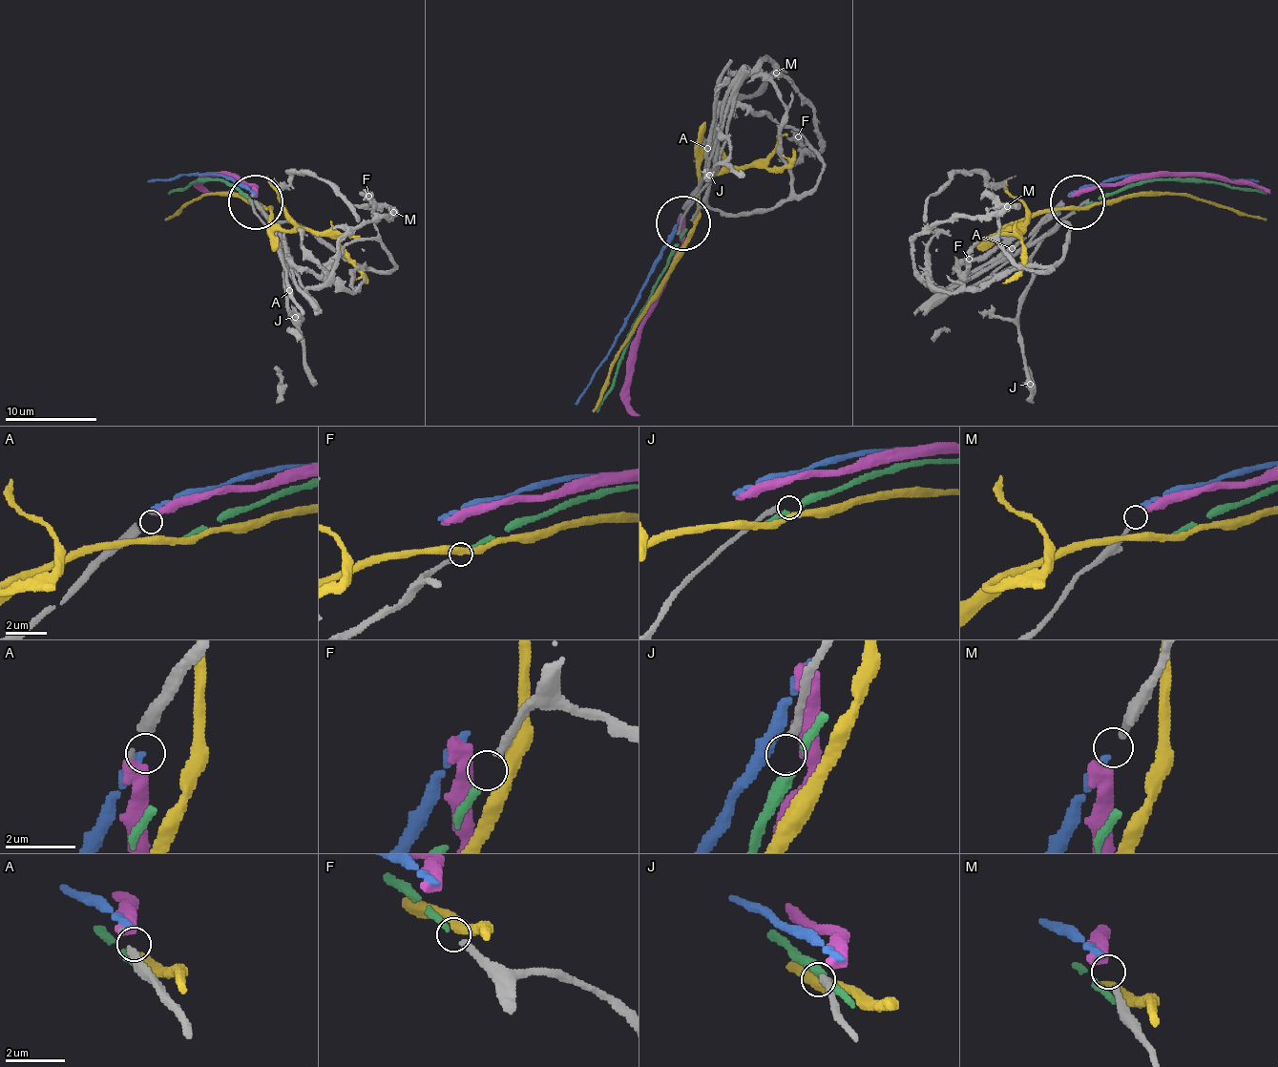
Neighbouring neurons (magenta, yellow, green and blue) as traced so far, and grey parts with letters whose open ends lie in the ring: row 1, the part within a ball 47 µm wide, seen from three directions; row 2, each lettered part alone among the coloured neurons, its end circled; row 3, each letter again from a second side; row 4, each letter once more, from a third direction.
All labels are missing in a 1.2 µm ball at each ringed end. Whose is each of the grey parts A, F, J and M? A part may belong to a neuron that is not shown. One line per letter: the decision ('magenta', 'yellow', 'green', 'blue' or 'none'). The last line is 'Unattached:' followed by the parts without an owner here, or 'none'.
A: magenta
F: green
J: none
M: blue
Unattached: J

